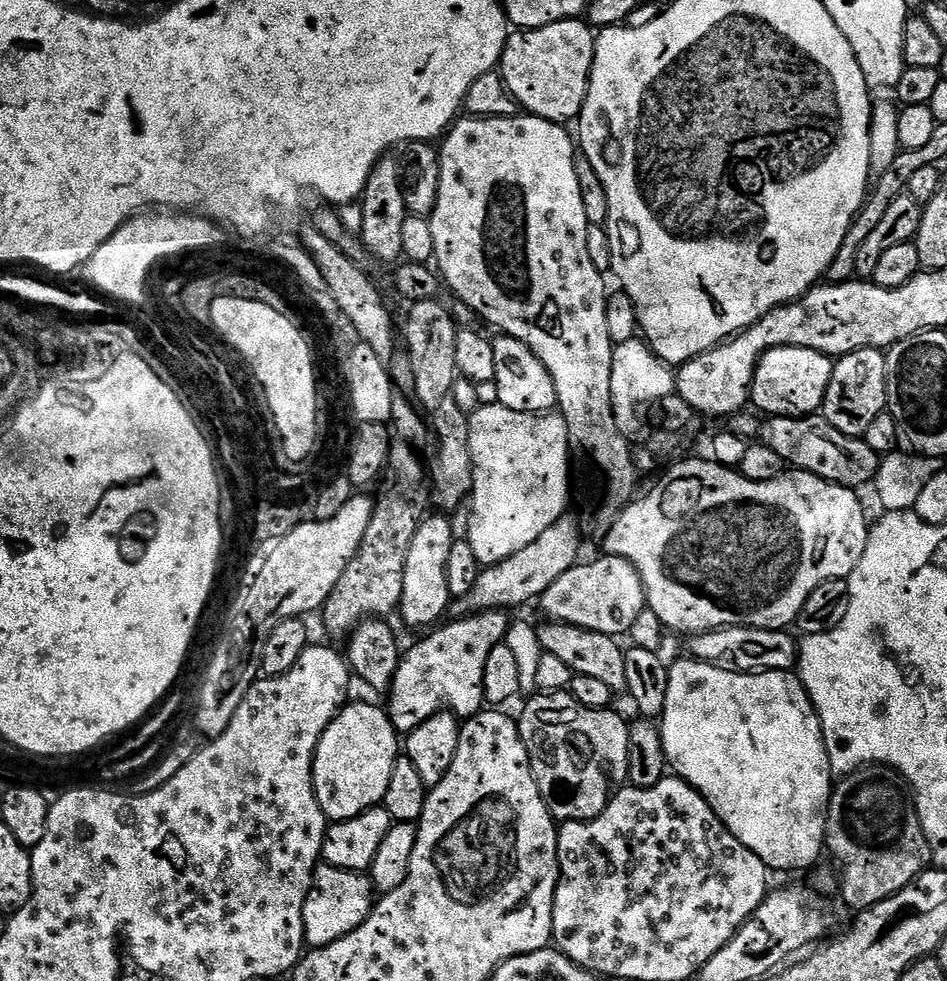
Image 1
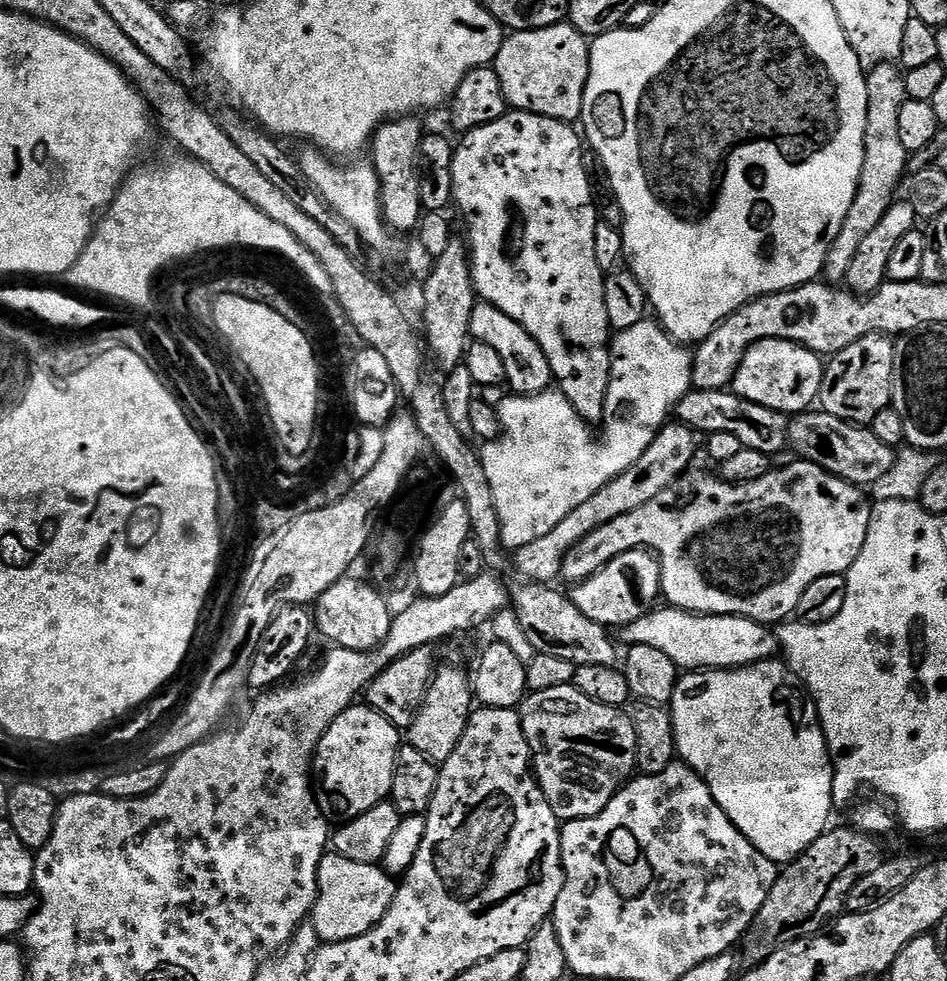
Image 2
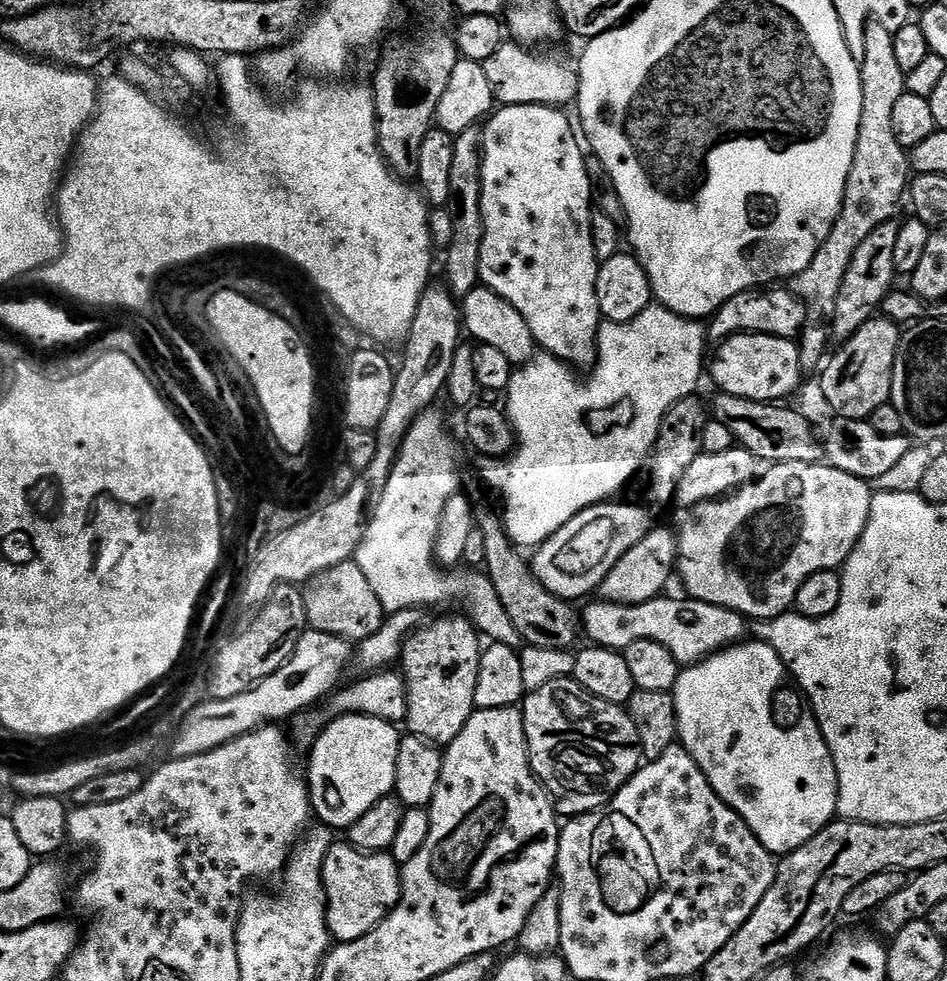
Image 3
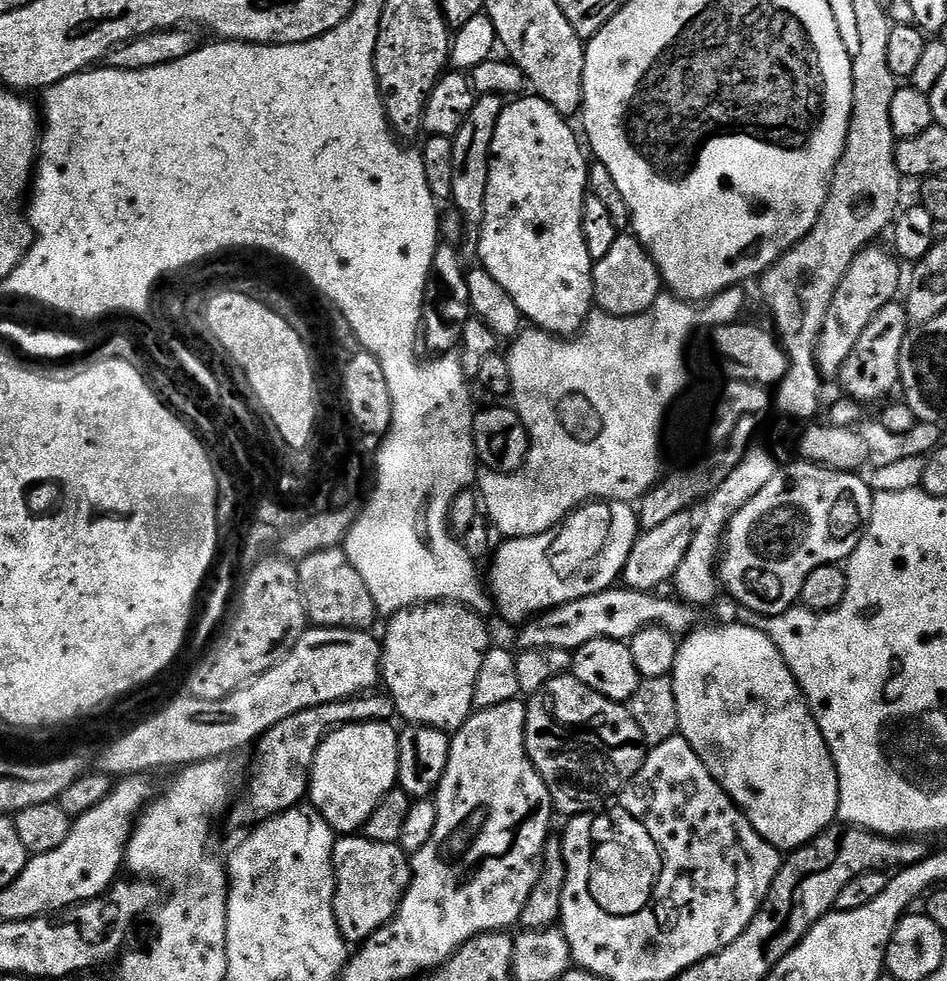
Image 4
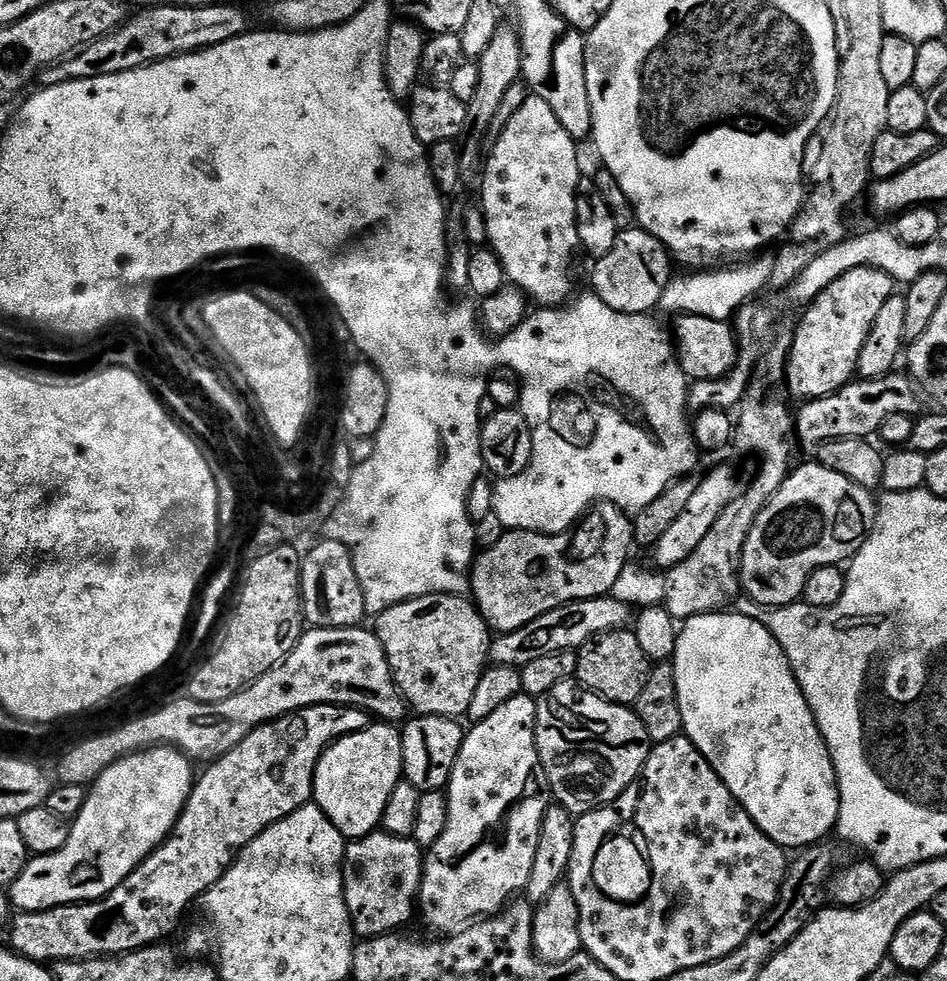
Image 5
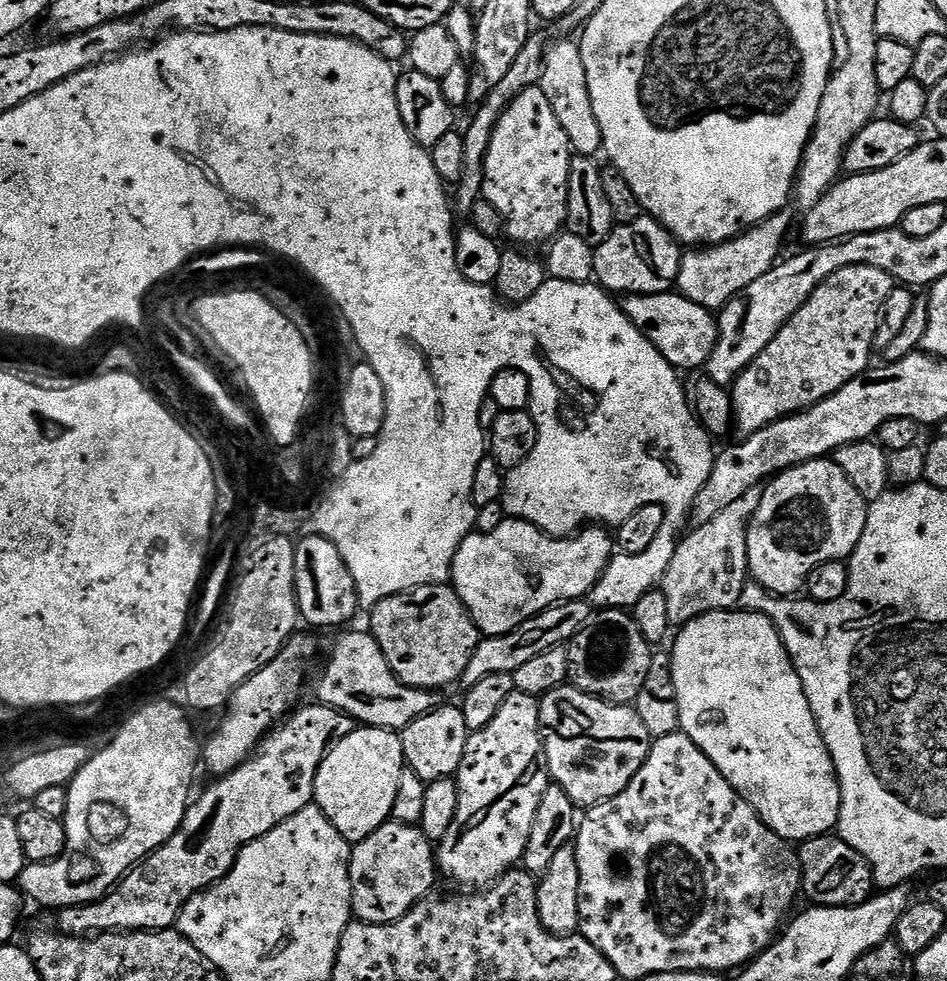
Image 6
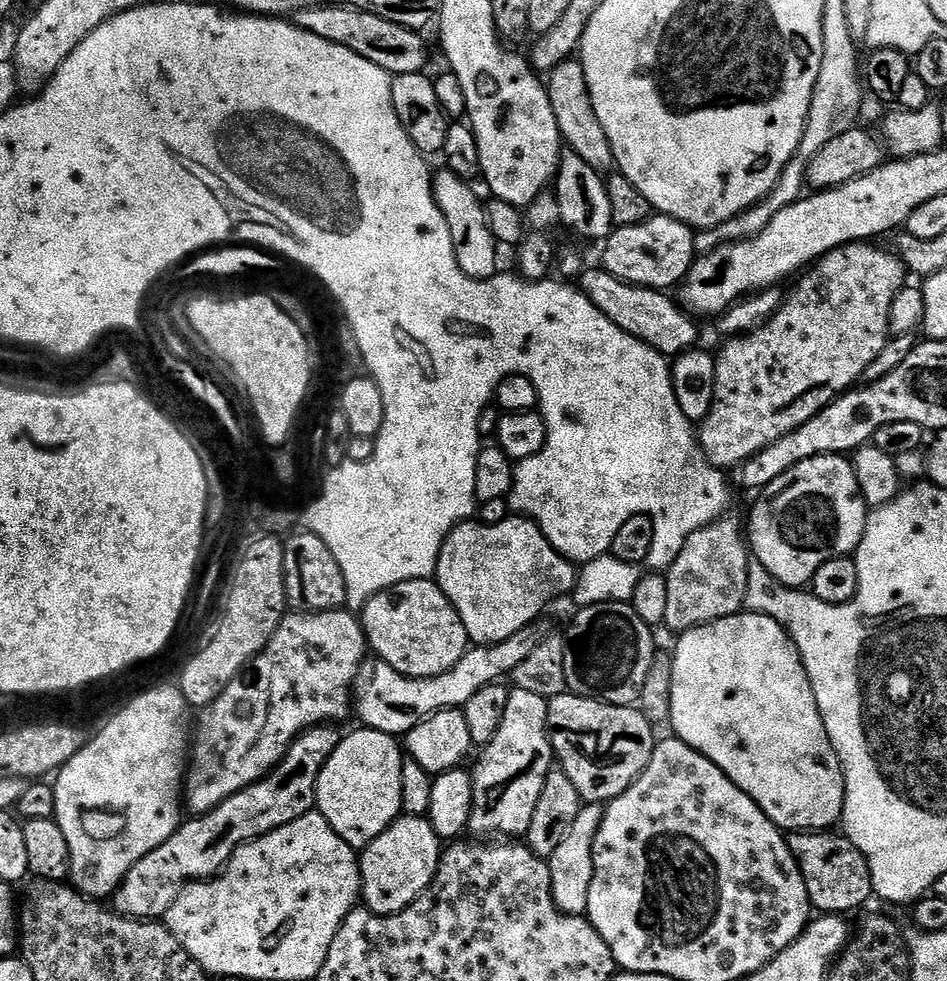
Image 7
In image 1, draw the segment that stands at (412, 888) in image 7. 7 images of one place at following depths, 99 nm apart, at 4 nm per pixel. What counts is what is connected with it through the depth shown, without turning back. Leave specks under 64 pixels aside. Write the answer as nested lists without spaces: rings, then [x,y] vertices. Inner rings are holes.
[[[321,862],[312,871],[312,887],[304,903],[304,939],[312,948],[325,948],[330,942],[338,942],[338,938],[358,930],[358,926],[370,918],[373,907],[374,889],[371,879],[365,873],[342,870]]]

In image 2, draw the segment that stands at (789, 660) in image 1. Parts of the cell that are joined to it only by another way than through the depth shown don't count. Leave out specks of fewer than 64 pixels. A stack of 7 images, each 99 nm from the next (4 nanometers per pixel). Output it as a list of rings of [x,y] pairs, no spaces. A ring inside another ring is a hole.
[[[657,607],[638,618],[638,622],[630,622],[619,629],[619,639],[624,639],[628,646],[651,646],[661,654],[666,654],[666,658],[670,658],[670,662],[674,662],[680,670],[749,668],[751,664],[771,660],[777,655],[777,633],[759,619],[707,616],[701,612],[663,607]]]

